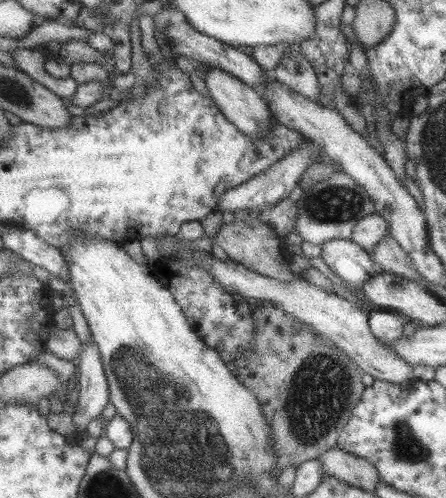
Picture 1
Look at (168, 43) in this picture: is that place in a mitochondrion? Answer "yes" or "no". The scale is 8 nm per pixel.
no

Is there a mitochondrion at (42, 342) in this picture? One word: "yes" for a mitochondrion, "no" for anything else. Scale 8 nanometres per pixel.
no

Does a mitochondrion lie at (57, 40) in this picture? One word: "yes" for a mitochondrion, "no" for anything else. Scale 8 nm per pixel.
no

